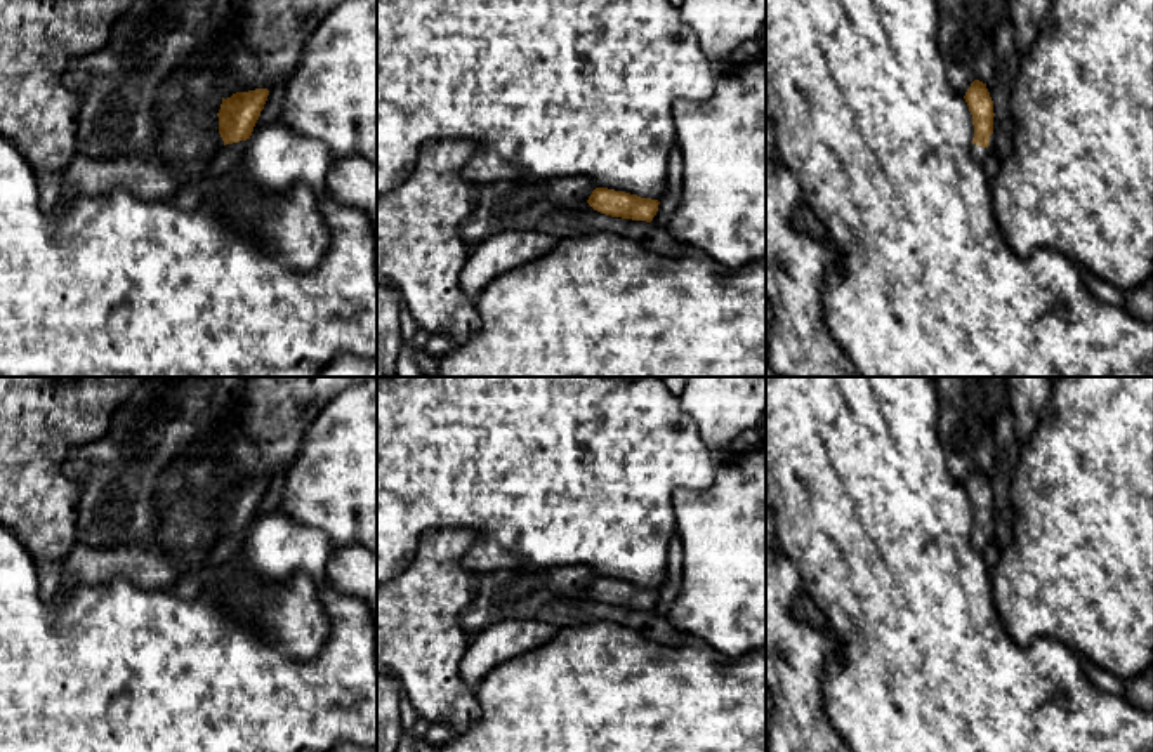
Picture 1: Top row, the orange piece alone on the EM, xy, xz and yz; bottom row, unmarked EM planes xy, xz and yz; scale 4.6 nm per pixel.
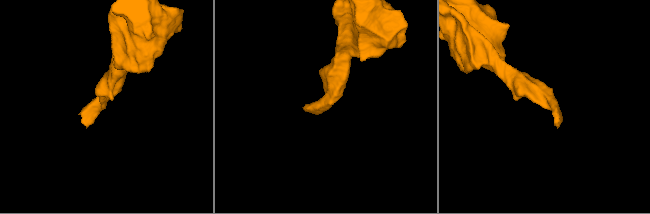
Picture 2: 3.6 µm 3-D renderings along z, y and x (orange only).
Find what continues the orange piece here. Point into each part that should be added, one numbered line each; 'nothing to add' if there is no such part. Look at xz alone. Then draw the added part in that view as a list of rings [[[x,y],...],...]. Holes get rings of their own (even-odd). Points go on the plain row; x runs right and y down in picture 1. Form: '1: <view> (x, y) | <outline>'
nothing to add

